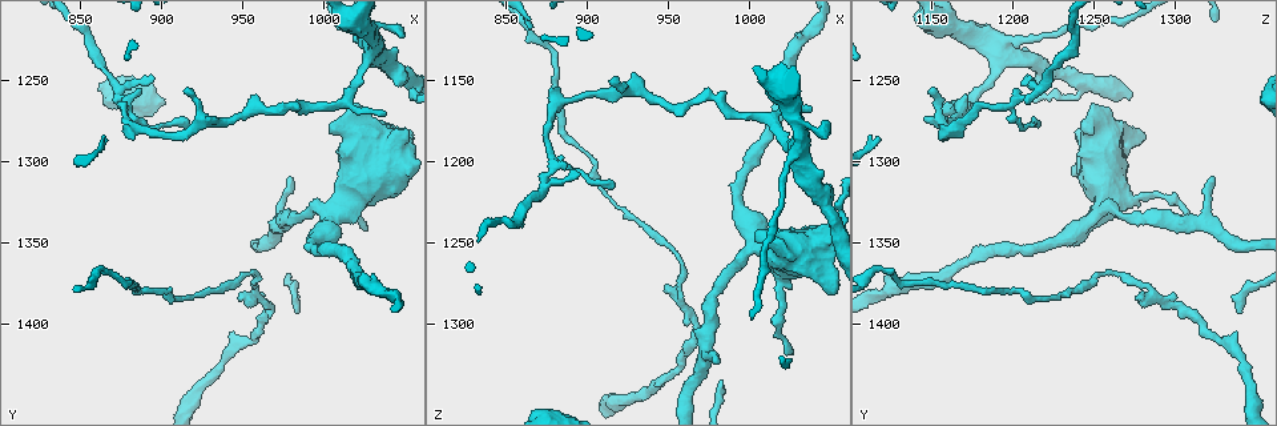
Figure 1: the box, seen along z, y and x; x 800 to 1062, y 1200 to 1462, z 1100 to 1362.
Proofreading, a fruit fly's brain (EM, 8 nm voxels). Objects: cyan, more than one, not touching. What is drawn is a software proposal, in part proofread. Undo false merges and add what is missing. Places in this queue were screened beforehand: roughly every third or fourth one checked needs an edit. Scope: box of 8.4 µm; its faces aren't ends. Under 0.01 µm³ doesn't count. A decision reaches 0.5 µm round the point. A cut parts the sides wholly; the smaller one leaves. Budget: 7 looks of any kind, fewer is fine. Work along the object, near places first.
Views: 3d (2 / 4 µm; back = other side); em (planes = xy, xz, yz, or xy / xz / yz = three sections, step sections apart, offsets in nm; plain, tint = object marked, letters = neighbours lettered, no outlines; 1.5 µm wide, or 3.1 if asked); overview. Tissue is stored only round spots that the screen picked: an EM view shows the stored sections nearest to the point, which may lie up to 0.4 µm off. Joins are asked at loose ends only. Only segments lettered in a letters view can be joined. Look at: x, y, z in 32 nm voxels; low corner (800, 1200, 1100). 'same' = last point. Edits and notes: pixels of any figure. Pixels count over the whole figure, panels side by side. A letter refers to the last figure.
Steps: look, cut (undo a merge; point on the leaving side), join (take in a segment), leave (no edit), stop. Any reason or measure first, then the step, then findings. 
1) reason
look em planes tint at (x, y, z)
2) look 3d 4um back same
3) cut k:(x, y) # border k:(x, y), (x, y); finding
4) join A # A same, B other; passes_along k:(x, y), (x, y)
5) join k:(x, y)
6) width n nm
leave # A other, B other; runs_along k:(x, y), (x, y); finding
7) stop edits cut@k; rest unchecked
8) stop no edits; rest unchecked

tapers out
look 3d 4um at (916, 1278, 1214)

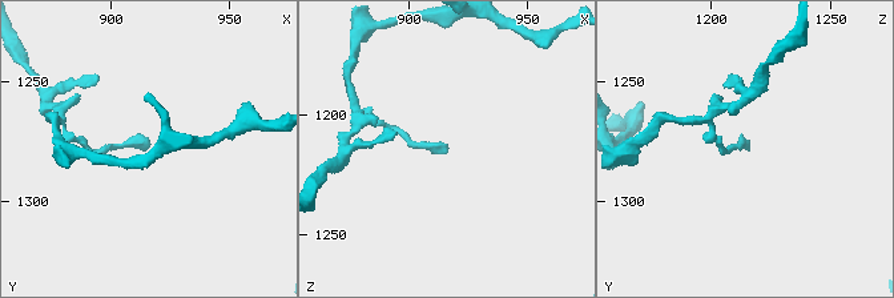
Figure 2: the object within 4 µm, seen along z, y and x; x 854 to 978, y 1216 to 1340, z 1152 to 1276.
look em xy step 4 tint at (915, 1279, 1214)

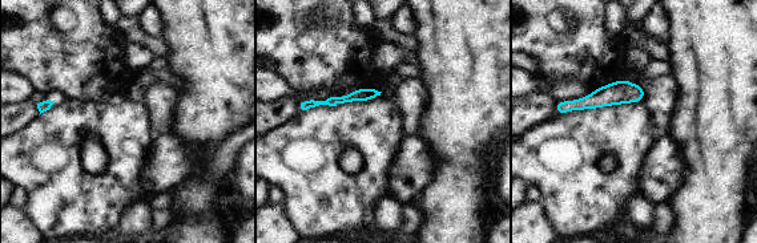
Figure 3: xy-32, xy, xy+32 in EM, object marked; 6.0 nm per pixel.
look em xy step 4 letters same

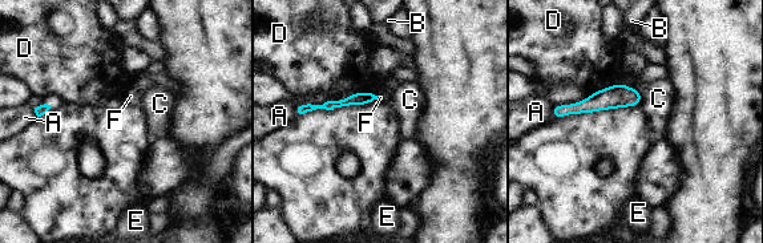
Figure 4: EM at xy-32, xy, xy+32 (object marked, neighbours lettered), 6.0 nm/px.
leave # A other, B other, C other, D other, E other, F other; runs_along 4:(637, 94), (614, 96), (557, 114); none of them fits

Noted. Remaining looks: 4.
look em xy step 4 tint at (922, 1274, 1154)

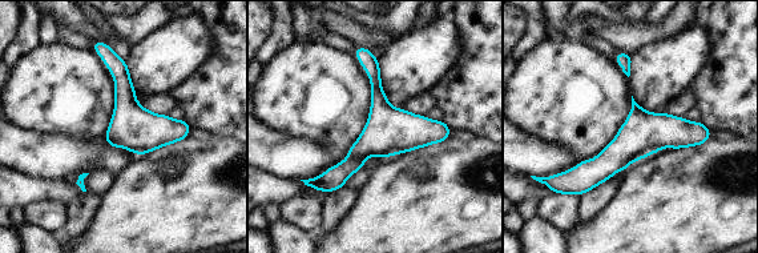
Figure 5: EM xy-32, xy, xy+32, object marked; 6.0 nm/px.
another direction
look em planes tint same

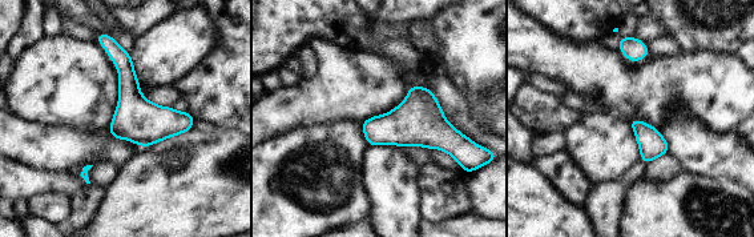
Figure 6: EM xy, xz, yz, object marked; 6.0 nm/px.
see the neighbours
look em planes letters same

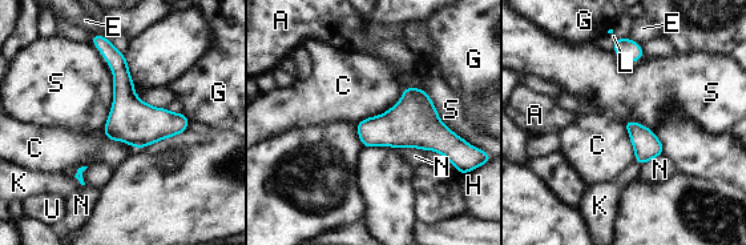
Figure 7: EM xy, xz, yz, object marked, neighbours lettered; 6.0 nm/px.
leave # A other, C other, E other, G other, H other, K other, L other, N other, S other, U other; border 7:(404, 87), (391, 107), (357, 123); continuous, no second neuron

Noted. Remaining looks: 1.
stop no edits; rest unchecked

